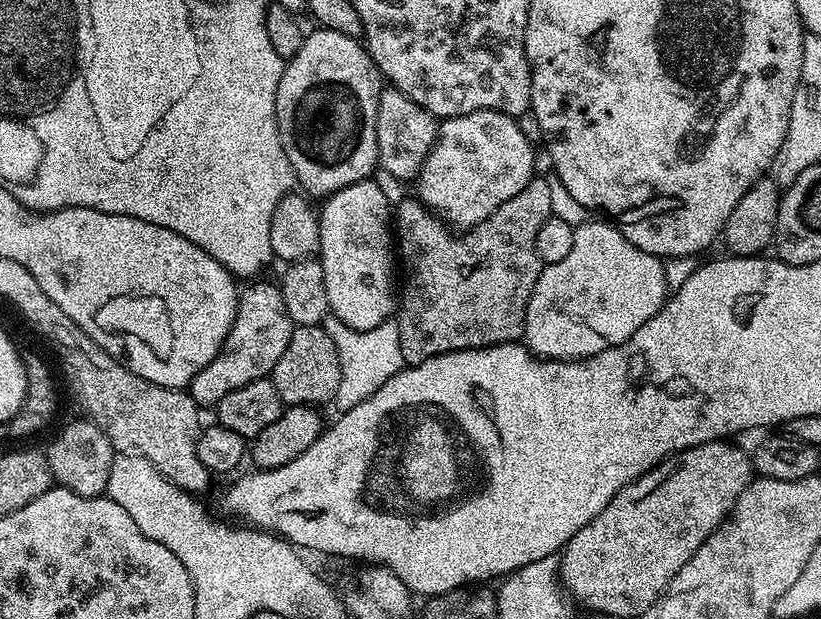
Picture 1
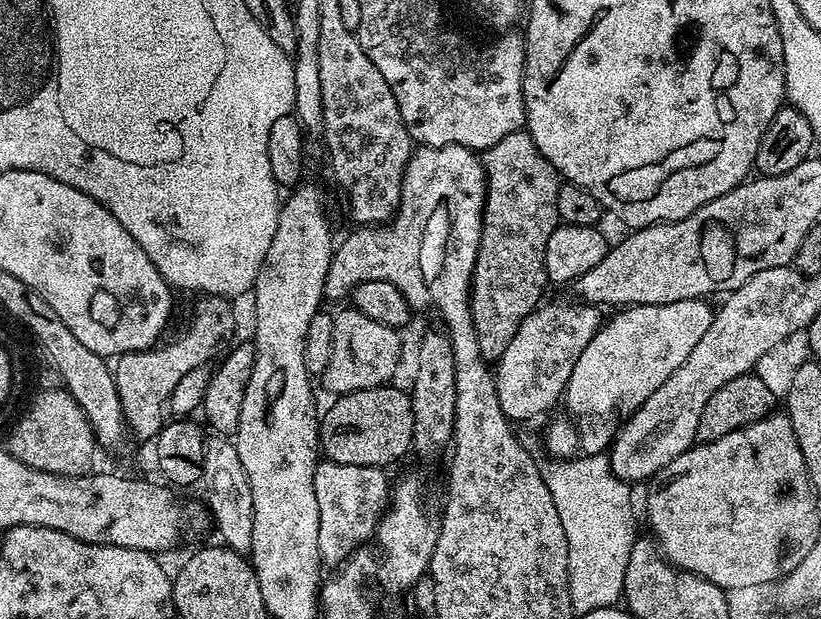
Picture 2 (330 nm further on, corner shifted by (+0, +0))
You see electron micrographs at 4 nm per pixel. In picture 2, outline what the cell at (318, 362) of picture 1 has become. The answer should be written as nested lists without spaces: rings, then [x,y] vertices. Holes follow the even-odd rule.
[[[345,306],[340,313],[336,312],[333,315],[333,350],[329,365],[322,373],[325,390],[337,397],[387,385],[400,364],[400,336],[397,329],[366,318],[357,308]]]

